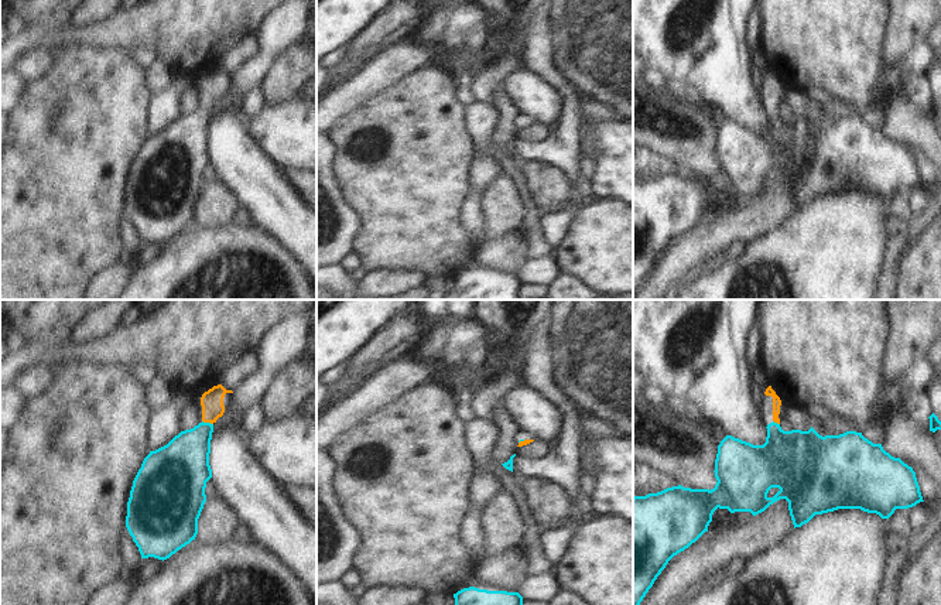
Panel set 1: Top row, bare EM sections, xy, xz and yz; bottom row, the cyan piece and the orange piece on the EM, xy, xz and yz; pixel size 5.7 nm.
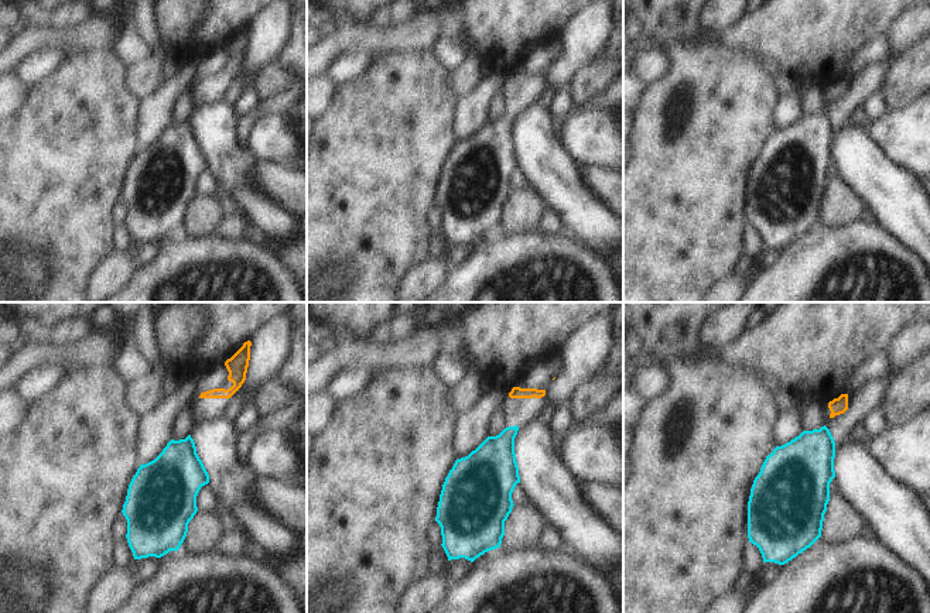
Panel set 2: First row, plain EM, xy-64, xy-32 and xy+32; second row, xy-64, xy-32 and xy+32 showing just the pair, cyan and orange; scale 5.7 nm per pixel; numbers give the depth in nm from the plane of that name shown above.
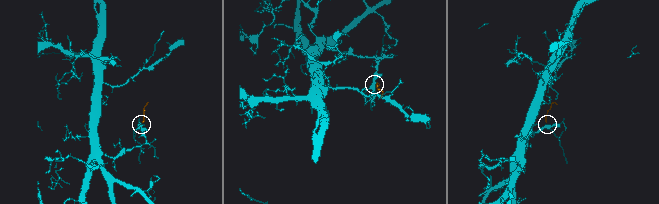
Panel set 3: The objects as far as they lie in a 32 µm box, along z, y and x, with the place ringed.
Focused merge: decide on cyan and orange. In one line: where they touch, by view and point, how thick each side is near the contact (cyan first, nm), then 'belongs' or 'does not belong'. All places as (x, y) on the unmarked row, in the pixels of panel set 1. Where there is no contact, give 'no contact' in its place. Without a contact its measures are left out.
xy (208, 106) | 280/130 nm | belongs

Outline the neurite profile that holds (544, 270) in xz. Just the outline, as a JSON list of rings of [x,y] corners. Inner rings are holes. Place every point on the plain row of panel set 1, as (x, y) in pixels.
[[[555,256],[530,260],[517,274],[523,284],[554,284],[562,276],[562,267]]]

